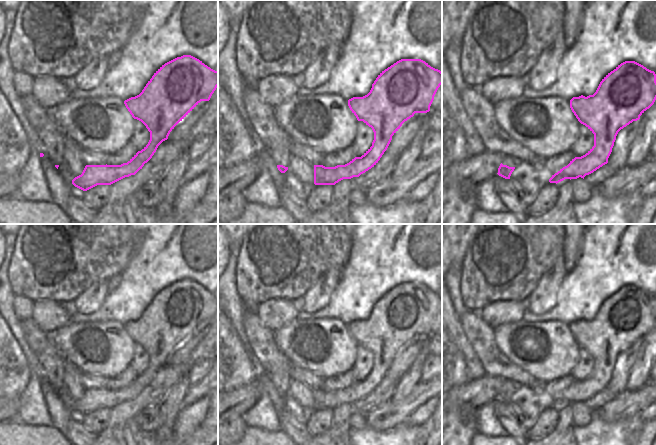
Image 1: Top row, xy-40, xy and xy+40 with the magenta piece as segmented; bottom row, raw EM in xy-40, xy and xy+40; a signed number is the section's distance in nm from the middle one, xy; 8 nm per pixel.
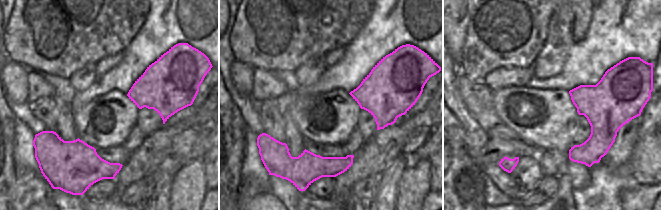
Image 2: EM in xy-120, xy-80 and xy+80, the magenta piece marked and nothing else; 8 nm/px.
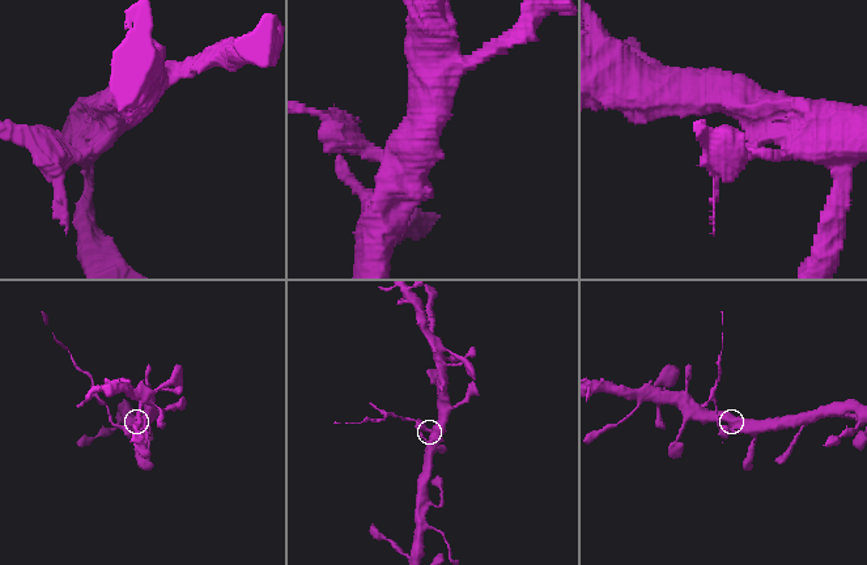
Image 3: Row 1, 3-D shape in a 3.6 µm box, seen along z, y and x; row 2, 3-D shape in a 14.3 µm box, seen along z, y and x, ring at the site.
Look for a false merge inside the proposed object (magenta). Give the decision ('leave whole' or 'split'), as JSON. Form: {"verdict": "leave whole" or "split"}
{"verdict": "split"}

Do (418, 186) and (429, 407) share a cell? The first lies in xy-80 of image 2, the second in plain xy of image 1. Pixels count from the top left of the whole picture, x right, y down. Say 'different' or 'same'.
same

